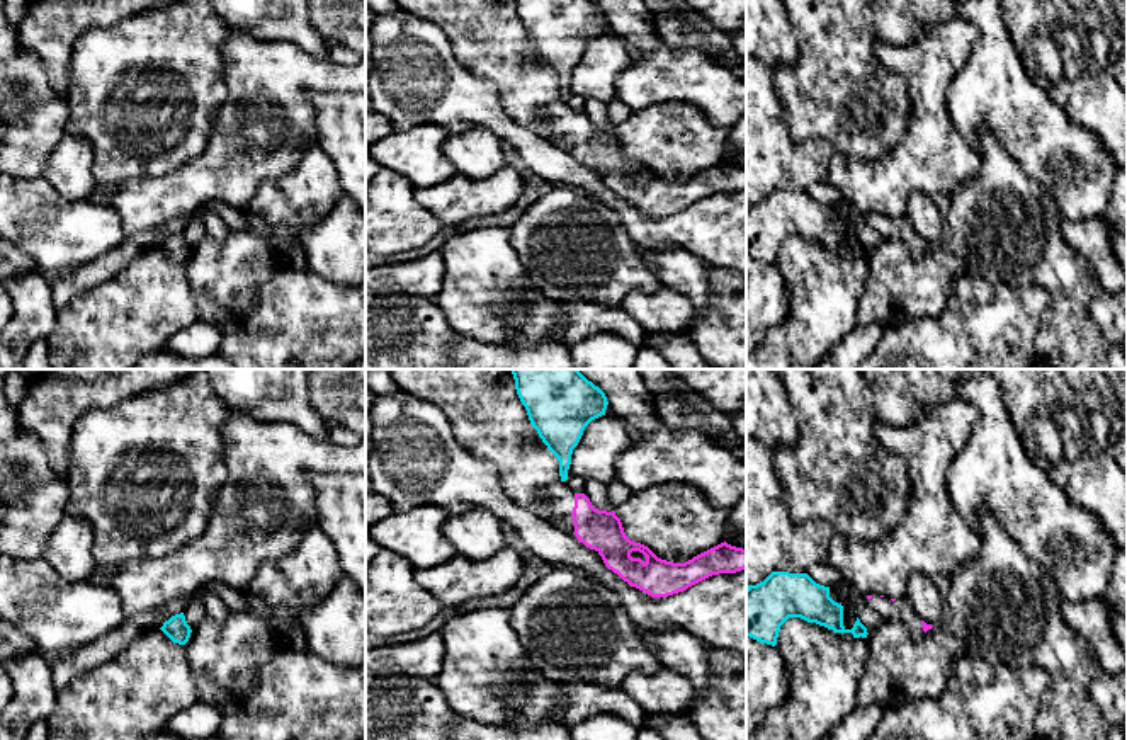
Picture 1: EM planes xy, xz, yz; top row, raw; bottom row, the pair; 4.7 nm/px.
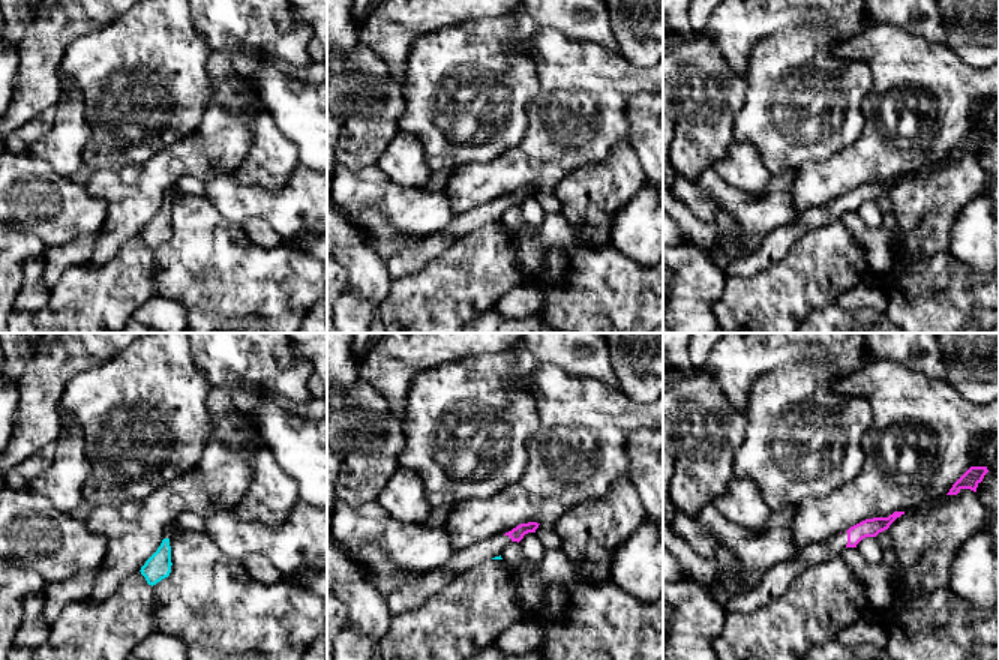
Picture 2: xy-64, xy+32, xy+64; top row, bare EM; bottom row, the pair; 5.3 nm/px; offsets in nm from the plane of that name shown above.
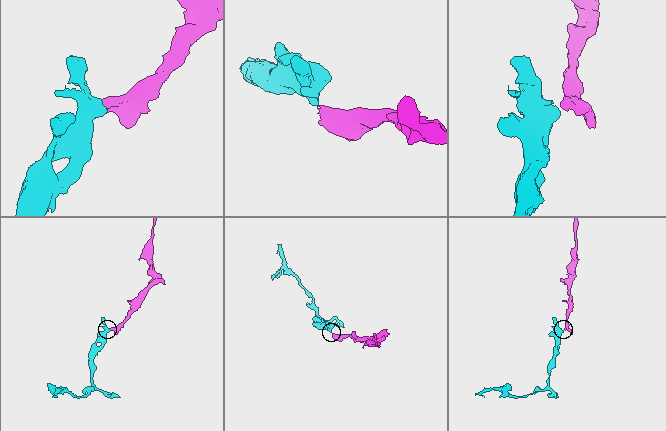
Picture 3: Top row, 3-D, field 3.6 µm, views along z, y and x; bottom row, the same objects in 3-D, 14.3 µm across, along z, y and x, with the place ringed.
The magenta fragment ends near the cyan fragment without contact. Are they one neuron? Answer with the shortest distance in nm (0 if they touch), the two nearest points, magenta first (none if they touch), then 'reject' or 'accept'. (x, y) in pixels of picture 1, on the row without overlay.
80 nm | xz (575, 113), (565, 99) | reject

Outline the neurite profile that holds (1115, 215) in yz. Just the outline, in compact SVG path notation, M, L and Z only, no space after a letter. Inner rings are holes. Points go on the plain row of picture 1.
M1119 168L1112 184L1110 204L1105 211L1105 221L1127 235L1127 168Z

